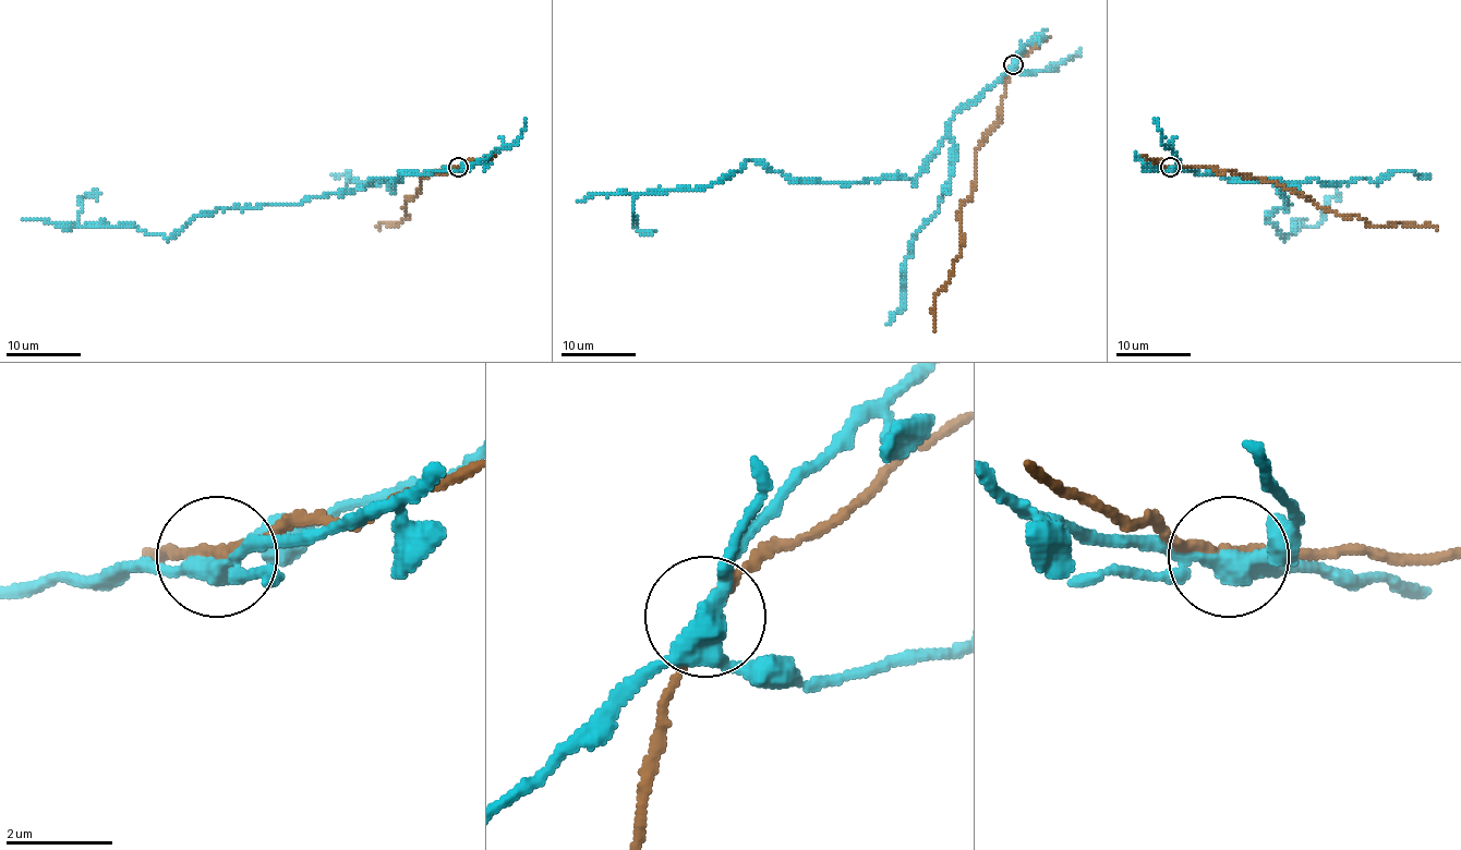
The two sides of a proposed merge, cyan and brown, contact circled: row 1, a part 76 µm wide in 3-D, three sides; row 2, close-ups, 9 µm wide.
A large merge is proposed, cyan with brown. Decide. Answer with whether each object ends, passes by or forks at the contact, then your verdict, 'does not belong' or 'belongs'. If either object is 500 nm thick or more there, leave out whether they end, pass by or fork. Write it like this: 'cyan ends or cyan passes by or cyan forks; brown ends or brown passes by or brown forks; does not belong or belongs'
cyan forks; brown passes by; does not belong

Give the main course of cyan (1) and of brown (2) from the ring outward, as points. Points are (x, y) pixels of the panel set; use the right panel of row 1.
1: (1170, 168), (1274, 181), (1289, 205), (1266, 215), (1283, 237), (1292, 226), (1317, 226), (1324, 205), (1341, 199)
2: (1170, 168), (1205, 166), (1220, 173), (1247, 173), (1278, 182), (1342, 216), (1360, 216), (1371, 226), (1436, 229)

